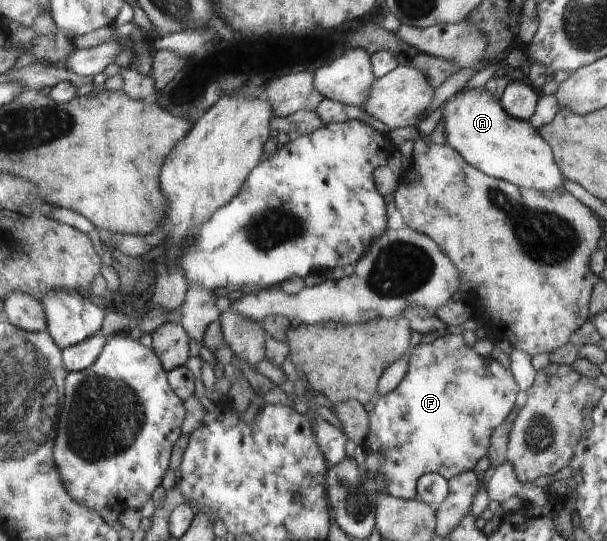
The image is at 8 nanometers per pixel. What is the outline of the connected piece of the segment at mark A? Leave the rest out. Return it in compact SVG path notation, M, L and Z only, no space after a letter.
M484 88L456 93L444 104L443 116L447 144L483 174L538 192L563 187L564 179L549 144L528 121L506 114L500 101Z

